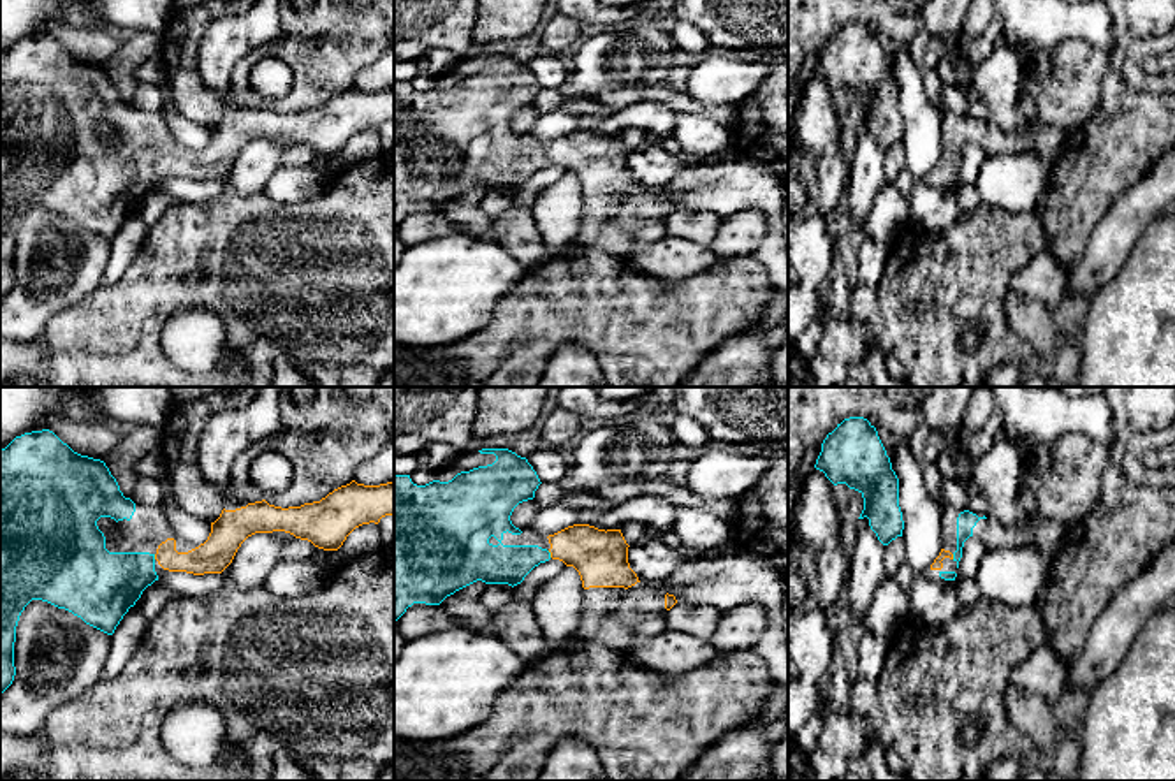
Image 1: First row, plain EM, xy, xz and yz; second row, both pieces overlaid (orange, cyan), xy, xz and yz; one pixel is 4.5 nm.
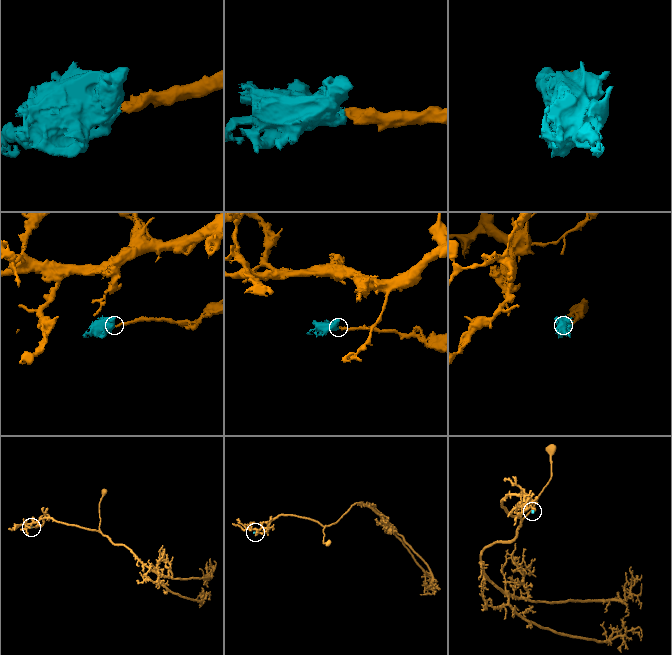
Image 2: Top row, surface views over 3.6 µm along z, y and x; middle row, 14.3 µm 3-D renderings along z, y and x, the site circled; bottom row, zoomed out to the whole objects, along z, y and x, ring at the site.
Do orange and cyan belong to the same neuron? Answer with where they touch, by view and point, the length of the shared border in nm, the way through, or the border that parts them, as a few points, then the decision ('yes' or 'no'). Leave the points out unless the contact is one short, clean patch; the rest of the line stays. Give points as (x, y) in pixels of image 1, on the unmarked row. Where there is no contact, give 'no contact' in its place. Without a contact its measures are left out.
meets orange in xz at (551, 160); contact 40 nm long; runs through xz (600, 162), (593, 159), (551, 160), (500, 169); yes

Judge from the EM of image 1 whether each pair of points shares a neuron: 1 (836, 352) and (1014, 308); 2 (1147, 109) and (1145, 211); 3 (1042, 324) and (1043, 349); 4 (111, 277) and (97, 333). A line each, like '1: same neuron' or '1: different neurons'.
1: different neurons
2: different neurons
3: same neuron
4: different neurons

